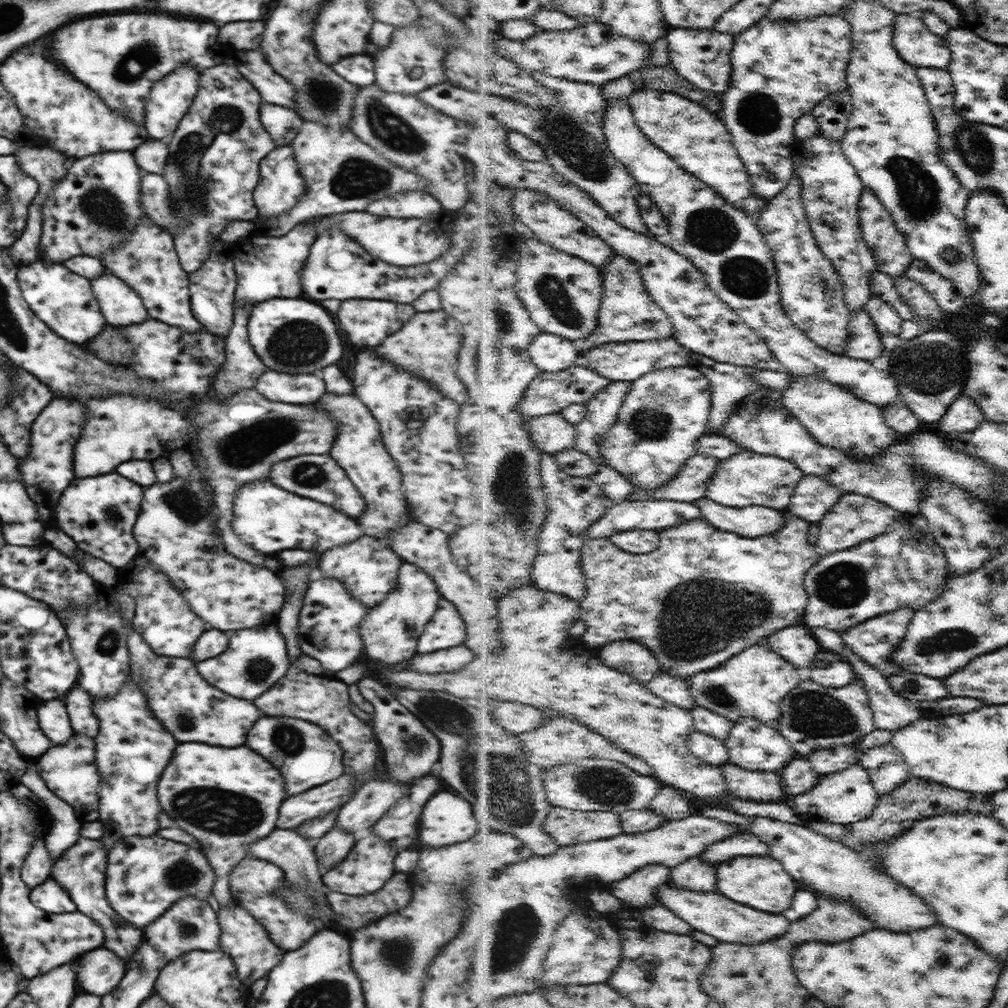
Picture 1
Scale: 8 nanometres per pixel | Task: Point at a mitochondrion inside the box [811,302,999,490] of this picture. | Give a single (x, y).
(914, 370)

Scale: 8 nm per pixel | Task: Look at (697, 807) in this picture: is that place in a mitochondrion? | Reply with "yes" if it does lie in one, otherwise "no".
no

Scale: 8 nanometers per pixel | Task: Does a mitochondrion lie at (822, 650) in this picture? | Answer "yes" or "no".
no

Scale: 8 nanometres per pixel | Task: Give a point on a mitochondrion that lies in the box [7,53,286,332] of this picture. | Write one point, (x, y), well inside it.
(228, 118)

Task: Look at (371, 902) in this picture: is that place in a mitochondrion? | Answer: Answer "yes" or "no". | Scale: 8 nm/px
no

